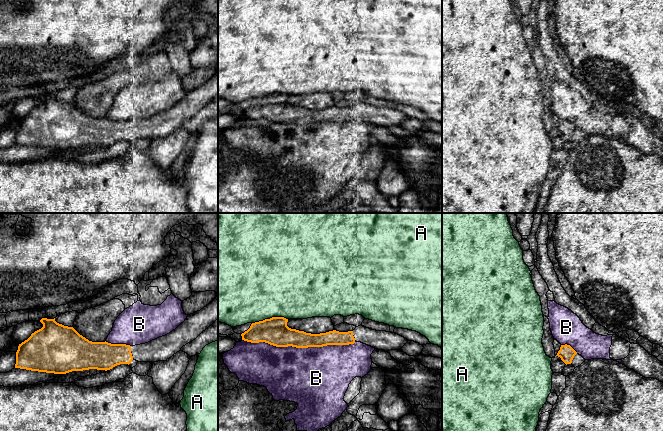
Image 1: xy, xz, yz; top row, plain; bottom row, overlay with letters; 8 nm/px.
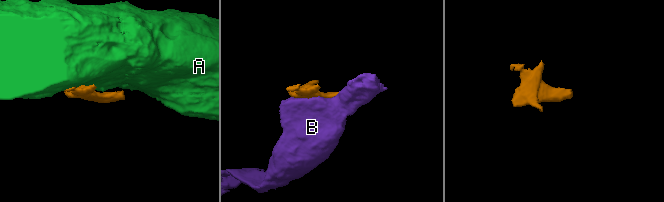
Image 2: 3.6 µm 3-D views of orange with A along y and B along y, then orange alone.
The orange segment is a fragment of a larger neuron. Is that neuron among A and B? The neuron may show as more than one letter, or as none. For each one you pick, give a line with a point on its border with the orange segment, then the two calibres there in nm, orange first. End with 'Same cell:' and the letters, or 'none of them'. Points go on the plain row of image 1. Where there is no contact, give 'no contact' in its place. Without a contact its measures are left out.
Same cell: none of them

